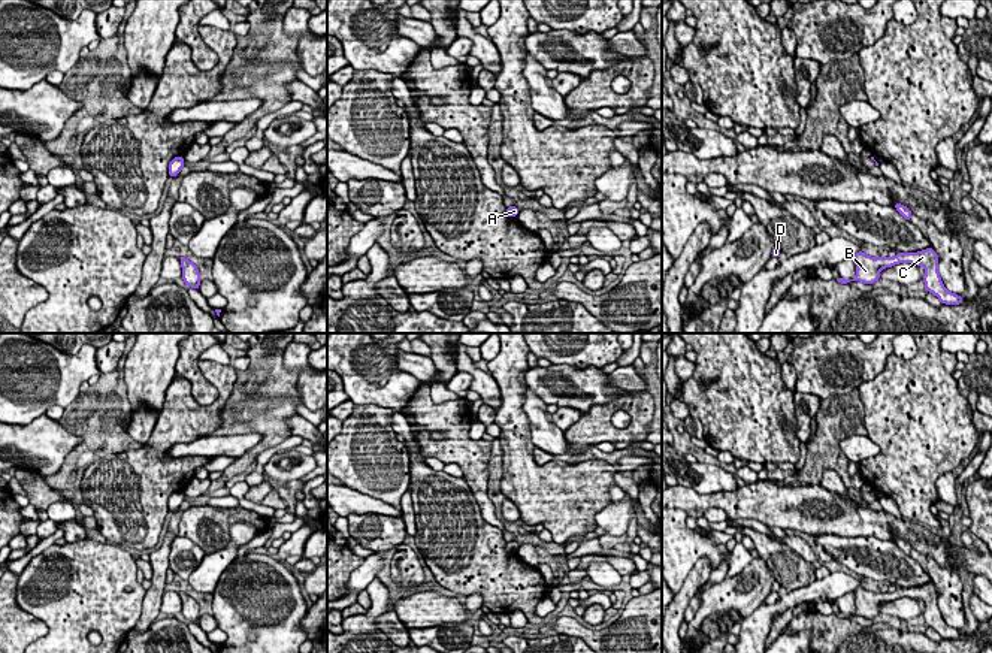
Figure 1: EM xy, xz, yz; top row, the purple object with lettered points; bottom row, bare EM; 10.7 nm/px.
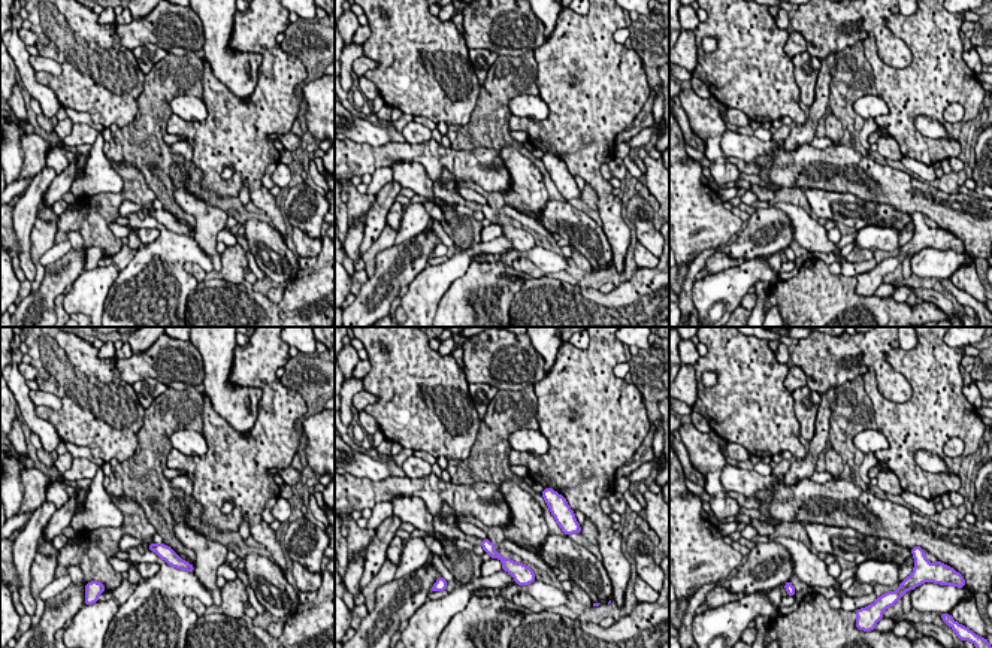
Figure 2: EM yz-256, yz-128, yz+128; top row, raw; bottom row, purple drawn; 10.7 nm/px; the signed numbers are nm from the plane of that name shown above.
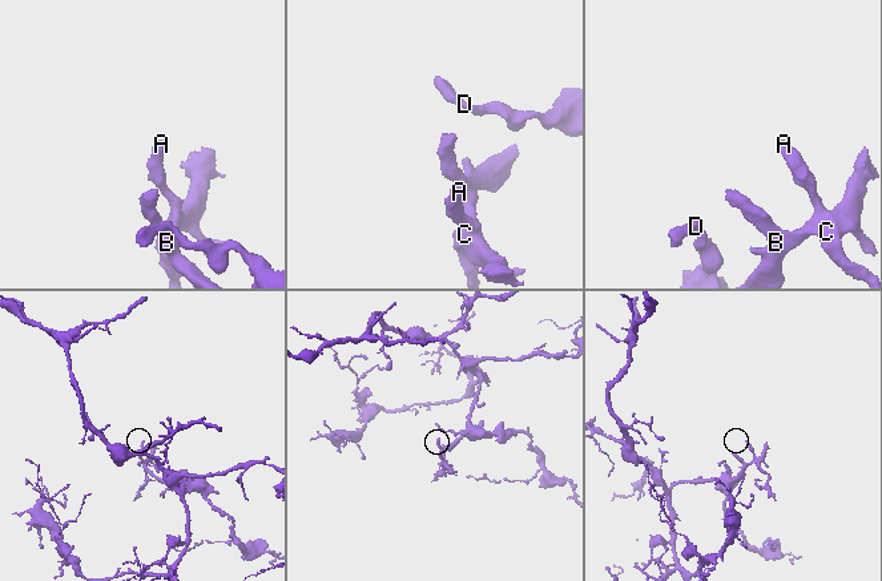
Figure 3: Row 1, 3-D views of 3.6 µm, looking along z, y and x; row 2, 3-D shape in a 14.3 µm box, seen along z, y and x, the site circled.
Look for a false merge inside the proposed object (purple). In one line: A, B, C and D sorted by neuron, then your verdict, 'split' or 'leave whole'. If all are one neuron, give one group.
A B C D; leave whole

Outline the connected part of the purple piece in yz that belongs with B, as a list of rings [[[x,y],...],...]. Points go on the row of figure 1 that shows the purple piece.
[[[926,248],[919,253],[896,253],[895,257],[869,257],[864,251],[858,251],[855,256],[856,276],[853,279],[838,278],[841,284],[849,284],[850,281],[859,281],[865,284],[874,284],[880,279],[880,270],[884,267],[892,267],[898,263],[913,263],[925,267],[925,288],[928,293],[935,294],[941,303],[959,305],[962,303],[962,296],[950,293],[941,281],[938,273],[938,256],[934,248]]]

